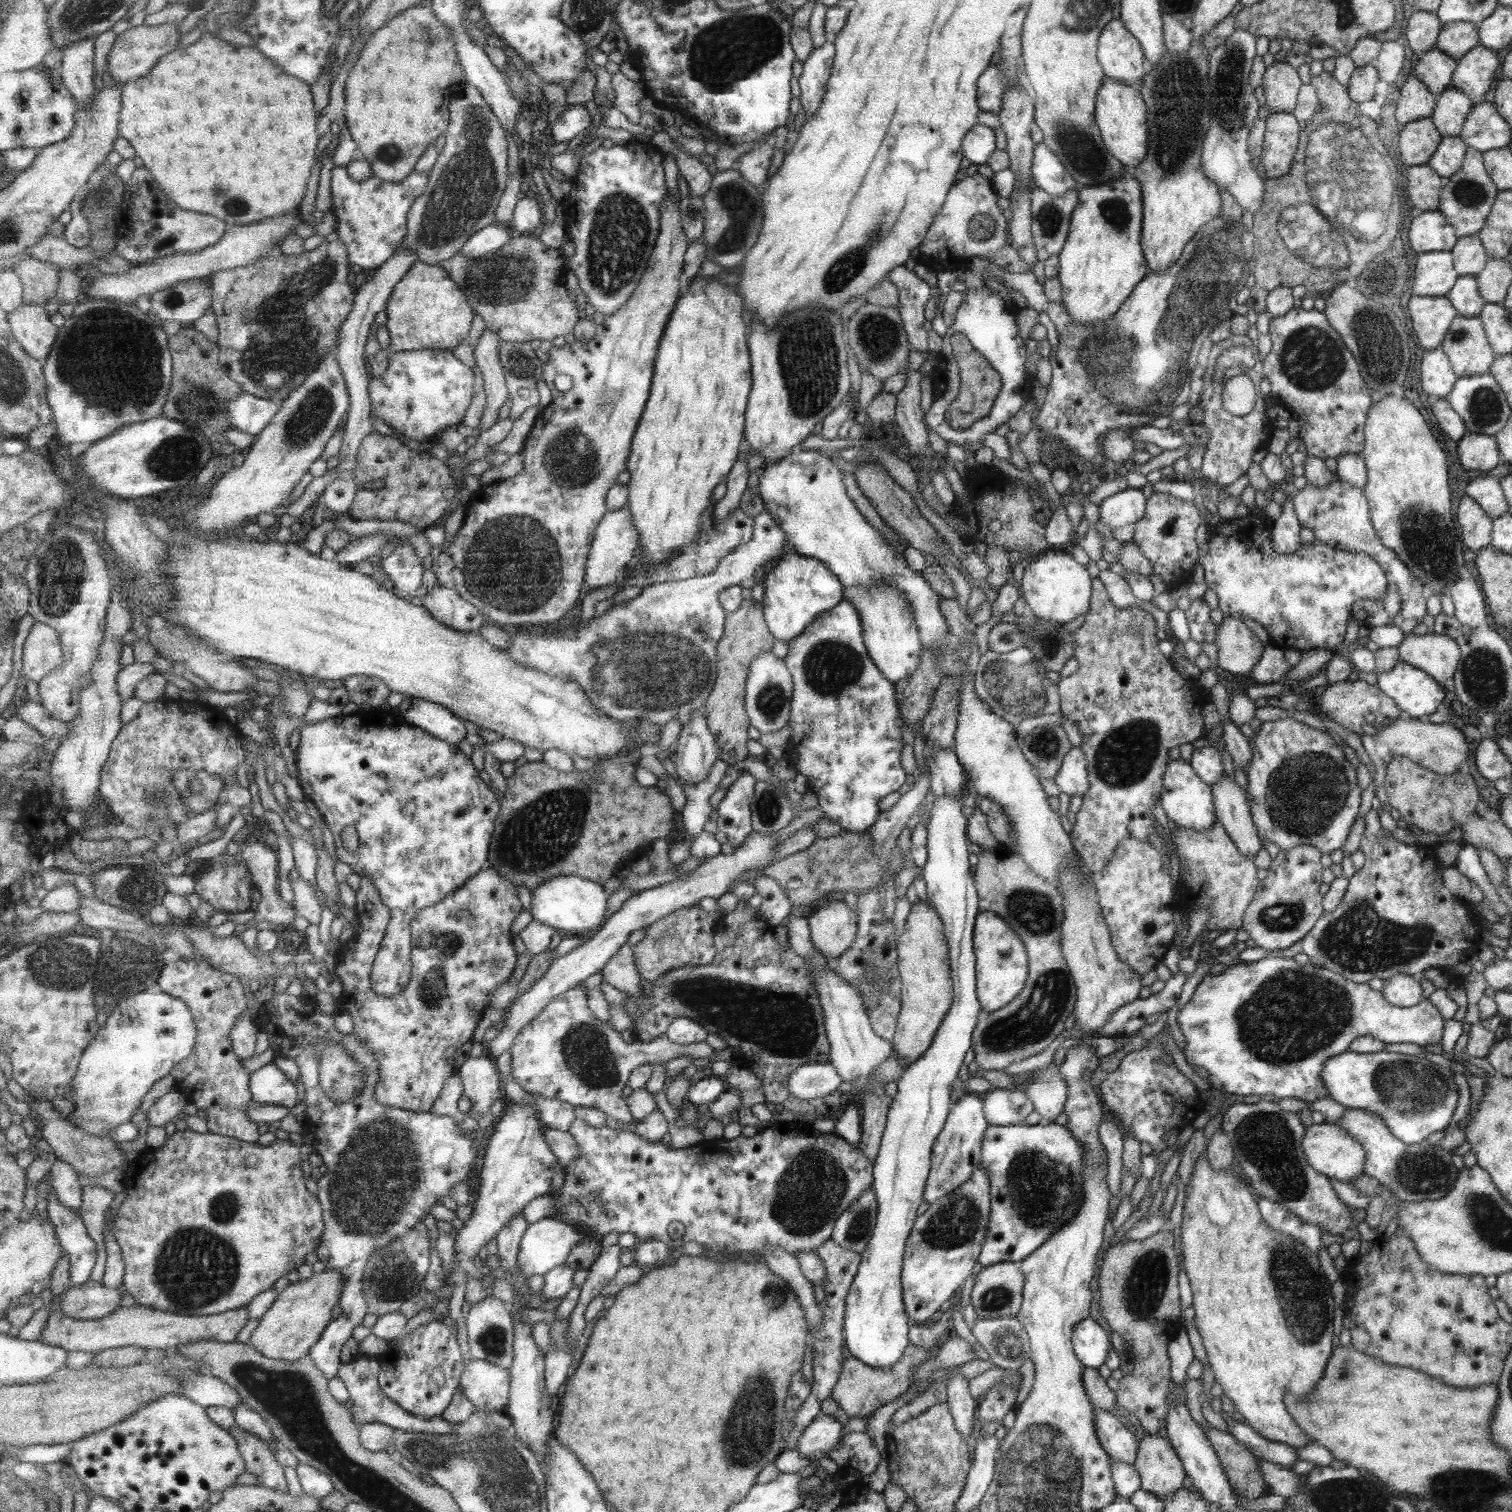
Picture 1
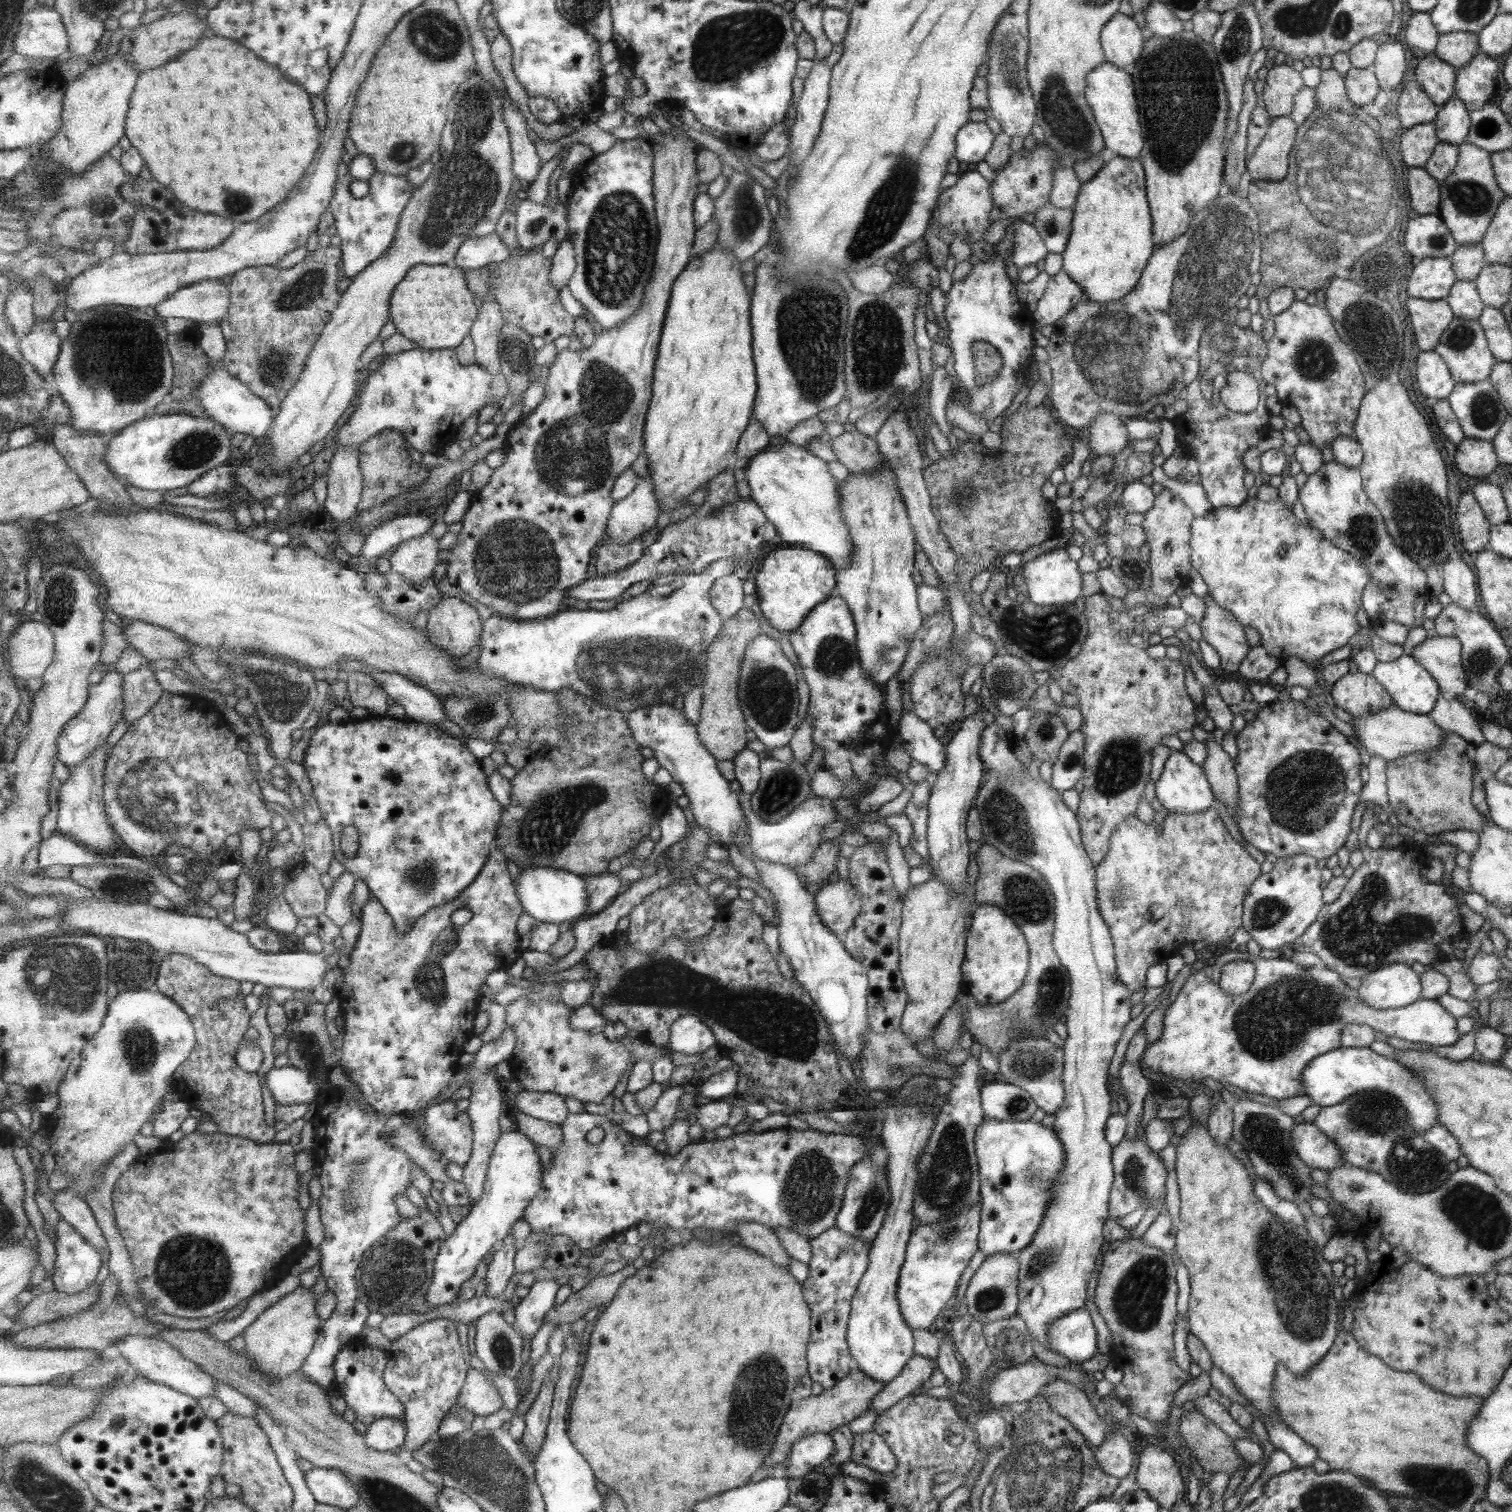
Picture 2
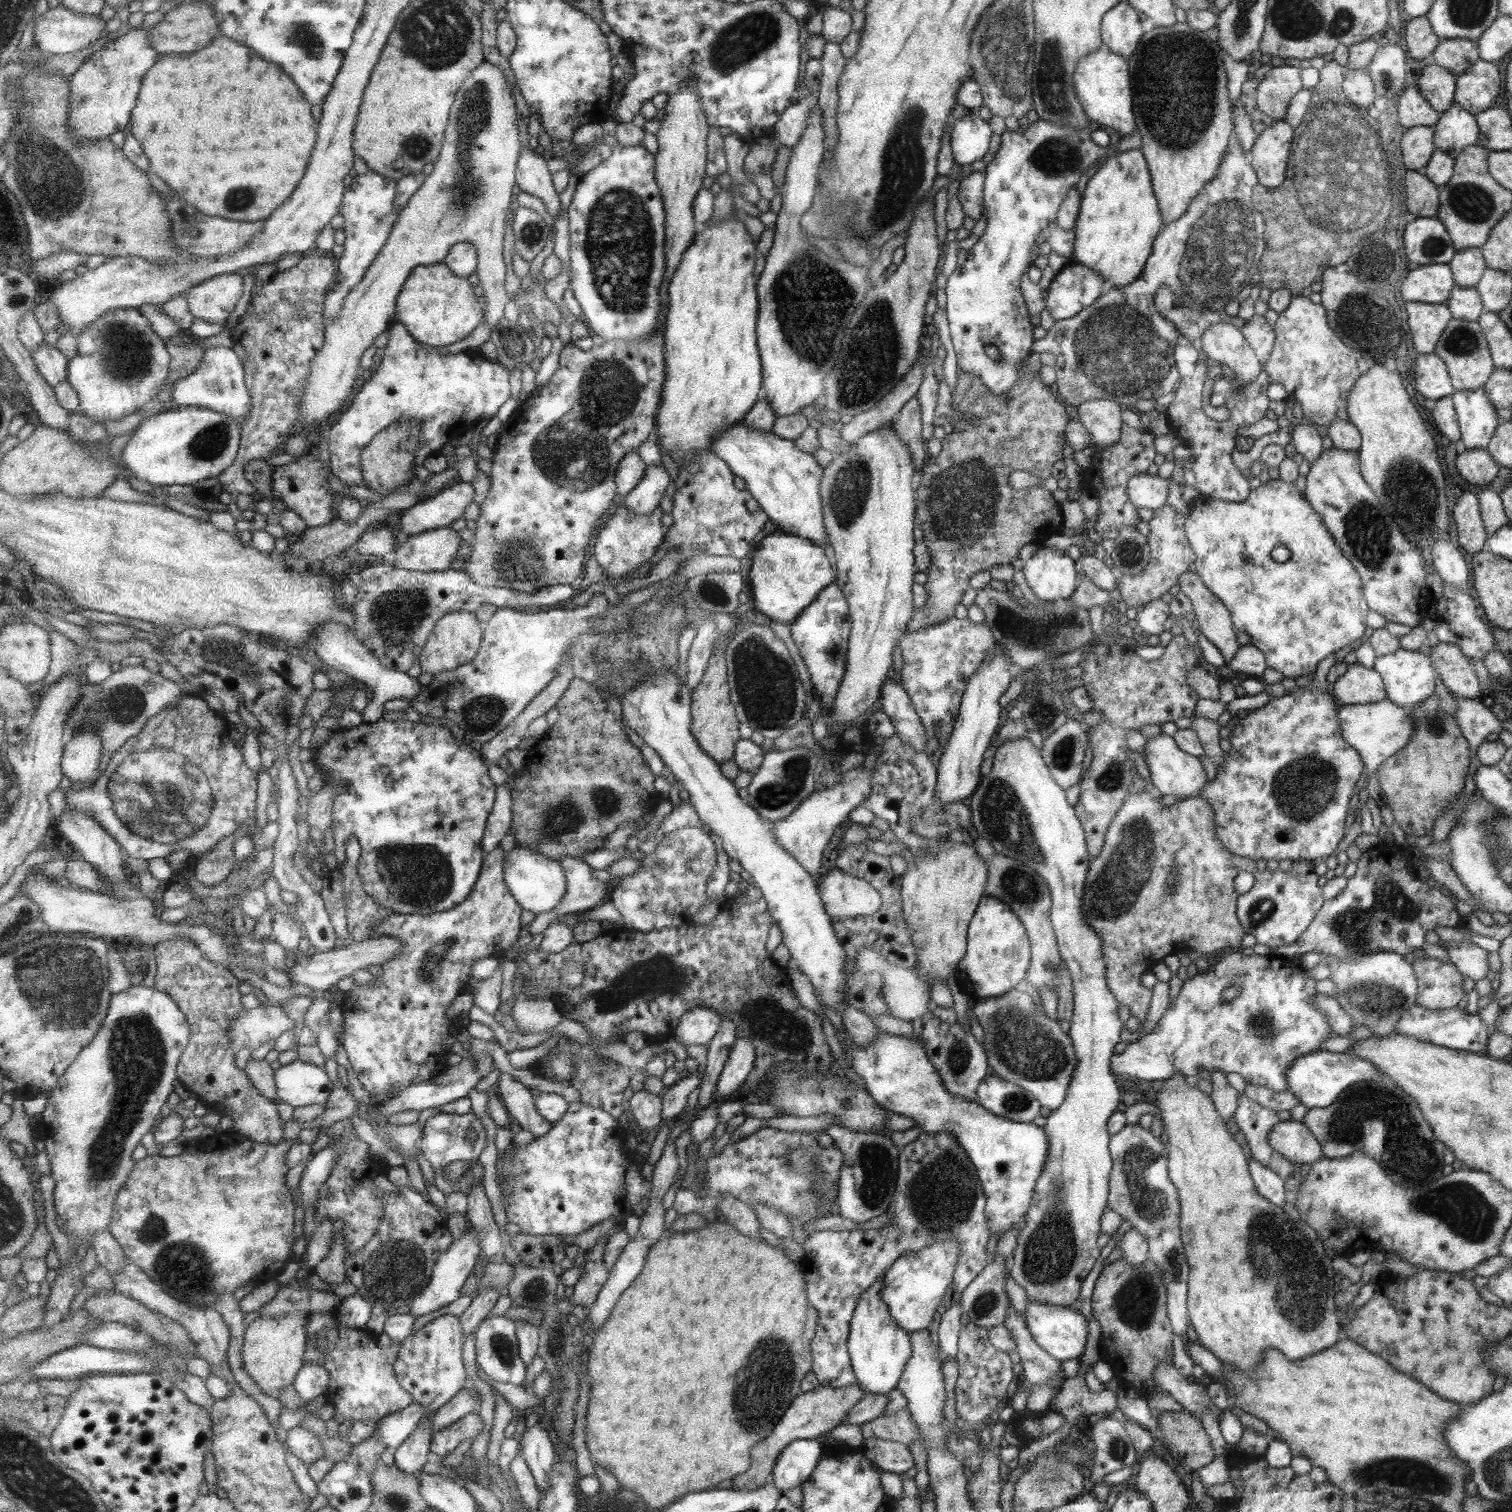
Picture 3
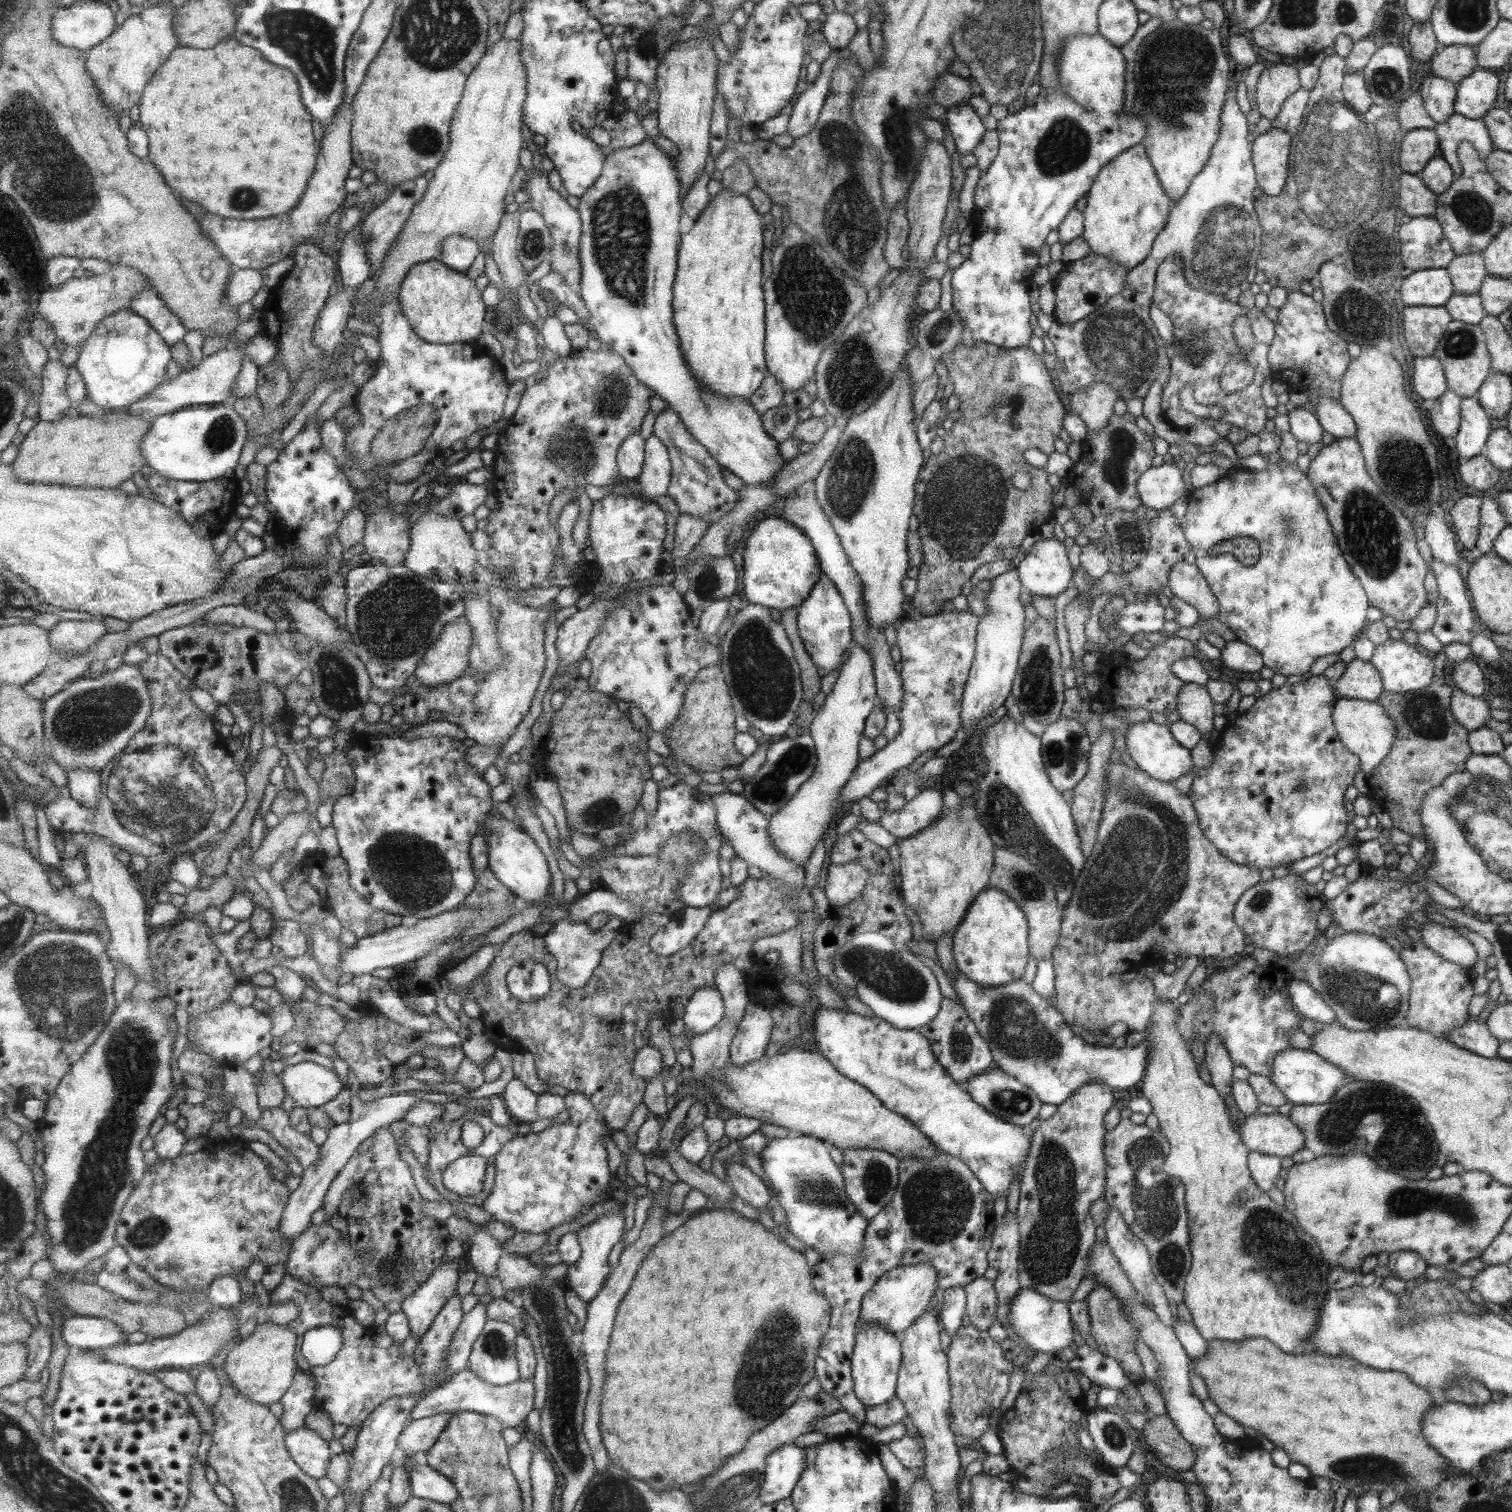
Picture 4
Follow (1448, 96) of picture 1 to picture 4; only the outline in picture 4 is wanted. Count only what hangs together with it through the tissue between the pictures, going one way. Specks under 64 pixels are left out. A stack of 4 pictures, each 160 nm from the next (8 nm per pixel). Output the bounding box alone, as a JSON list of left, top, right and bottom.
[1433,112,1496,178]

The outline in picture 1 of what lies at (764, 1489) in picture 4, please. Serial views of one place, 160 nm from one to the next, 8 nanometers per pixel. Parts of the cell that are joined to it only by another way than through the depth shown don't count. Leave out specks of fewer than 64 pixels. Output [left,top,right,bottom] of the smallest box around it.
[797,1413,841,1461]

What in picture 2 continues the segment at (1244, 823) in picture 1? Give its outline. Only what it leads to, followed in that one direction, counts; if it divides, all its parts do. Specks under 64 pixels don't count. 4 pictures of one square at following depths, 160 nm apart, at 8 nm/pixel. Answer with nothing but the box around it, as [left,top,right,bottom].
[1202,735,1237,817]

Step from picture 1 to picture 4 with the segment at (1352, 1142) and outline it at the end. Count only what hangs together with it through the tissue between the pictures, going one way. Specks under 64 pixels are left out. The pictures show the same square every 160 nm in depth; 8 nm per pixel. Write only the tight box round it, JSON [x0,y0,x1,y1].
[1239,1113,1305,1158]

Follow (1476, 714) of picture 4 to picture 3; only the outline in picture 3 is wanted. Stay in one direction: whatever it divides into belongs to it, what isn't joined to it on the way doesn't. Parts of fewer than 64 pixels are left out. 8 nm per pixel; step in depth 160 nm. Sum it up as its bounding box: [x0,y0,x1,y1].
[1454,698,1501,750]

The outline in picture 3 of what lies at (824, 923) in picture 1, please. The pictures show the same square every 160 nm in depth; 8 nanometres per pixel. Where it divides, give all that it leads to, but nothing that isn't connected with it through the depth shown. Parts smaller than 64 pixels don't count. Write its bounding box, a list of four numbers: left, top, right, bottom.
[818,868,882,921]

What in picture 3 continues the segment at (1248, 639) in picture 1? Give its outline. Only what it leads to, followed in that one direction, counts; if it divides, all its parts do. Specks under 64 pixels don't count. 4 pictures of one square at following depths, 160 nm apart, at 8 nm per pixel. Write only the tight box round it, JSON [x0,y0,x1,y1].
[1178,569,1241,664]

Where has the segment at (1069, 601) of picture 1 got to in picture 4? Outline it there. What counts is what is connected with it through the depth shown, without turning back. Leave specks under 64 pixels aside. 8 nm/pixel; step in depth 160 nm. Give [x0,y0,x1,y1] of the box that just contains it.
[1014,537,1071,596]

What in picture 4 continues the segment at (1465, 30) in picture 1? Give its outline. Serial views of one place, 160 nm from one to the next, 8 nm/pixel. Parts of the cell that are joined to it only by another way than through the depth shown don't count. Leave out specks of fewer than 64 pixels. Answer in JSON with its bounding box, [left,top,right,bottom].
[1429,46,1477,83]

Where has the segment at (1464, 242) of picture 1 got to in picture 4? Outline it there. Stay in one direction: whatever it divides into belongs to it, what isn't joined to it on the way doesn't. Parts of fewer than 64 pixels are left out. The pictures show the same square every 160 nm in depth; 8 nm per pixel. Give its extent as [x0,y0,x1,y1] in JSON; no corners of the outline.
[1445,253,1489,294]

